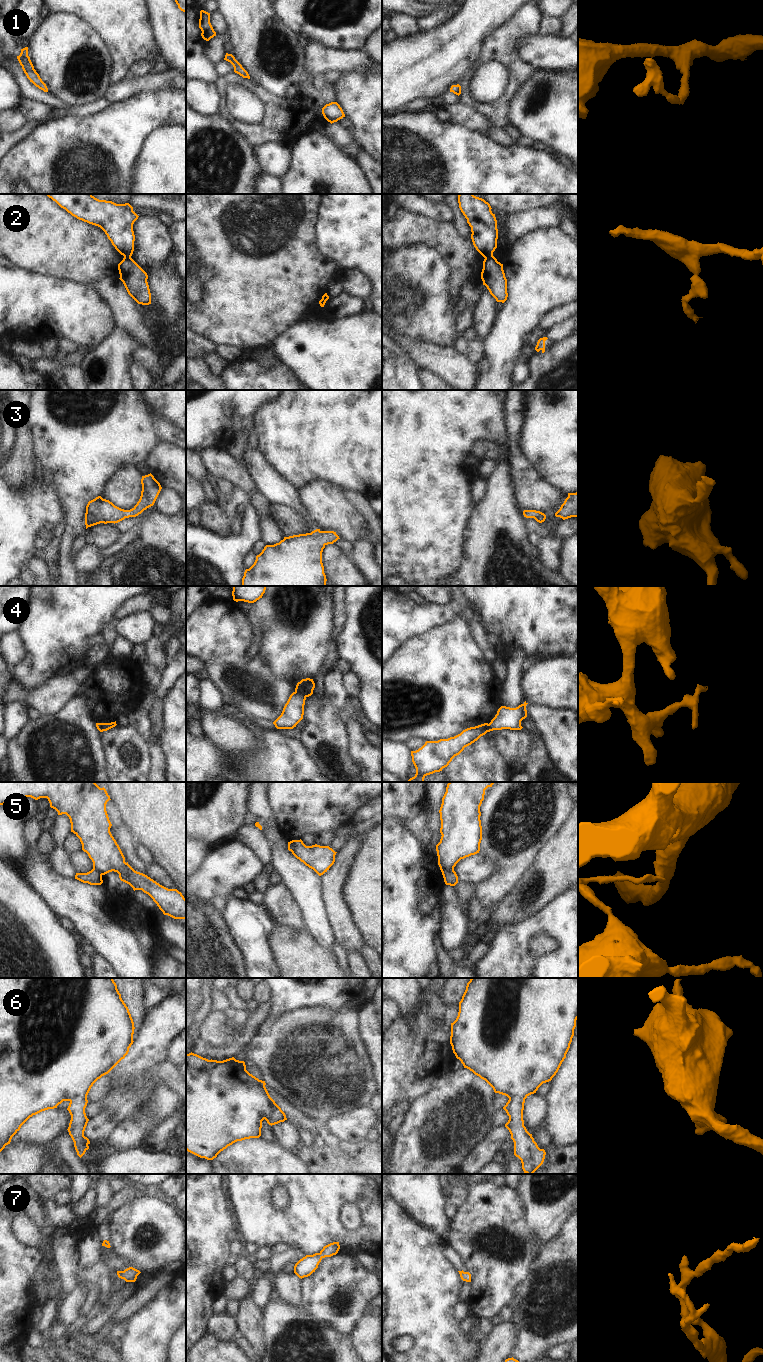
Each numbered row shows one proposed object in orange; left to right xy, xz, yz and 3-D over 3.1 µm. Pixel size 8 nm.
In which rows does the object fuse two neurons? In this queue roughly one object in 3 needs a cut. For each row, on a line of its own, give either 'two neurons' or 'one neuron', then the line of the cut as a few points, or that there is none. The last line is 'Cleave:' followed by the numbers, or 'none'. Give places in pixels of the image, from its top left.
1: one neuron; no cut
2: two neurons; cut in yz along (492, 254), (485, 258)
3: one neuron; no cut
4: two neurons; cut in xz along (294, 692), (305, 697)
5: two neurons; cut in yz along (453, 869), (445, 869), (442, 872)
6: one neuron; no cut
7: one neuron; no cut
Cleave: 2, 4, 5

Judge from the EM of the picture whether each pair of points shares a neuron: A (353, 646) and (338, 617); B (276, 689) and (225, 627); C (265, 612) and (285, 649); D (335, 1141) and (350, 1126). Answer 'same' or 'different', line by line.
A: different
B: same
C: same
D: different

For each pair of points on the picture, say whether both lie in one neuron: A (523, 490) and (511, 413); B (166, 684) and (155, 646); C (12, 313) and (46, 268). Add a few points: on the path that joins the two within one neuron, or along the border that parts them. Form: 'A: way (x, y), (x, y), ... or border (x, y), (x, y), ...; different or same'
A: way (522, 471), (517, 452), (514, 448), (514, 432); same
B: border (167, 658), (167, 662), (160, 673); different
C: border (18, 268), (42, 275), (51, 275), (64, 280); different

